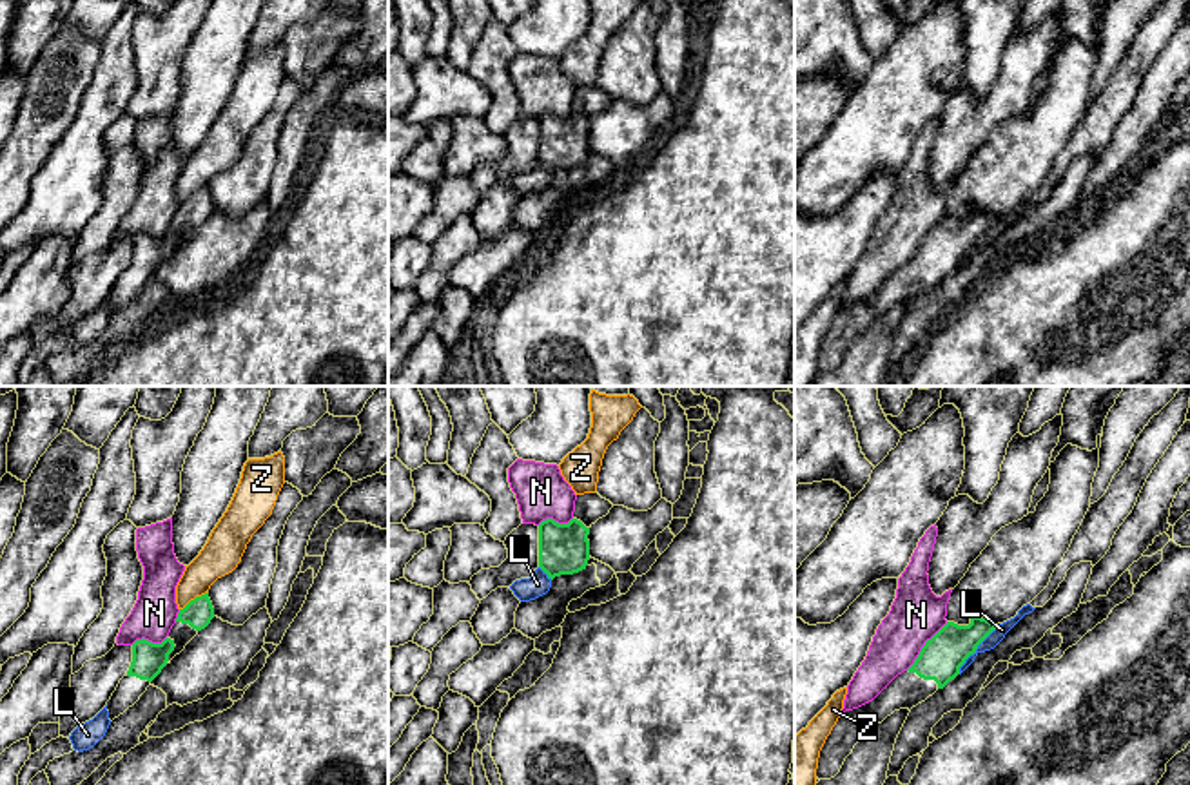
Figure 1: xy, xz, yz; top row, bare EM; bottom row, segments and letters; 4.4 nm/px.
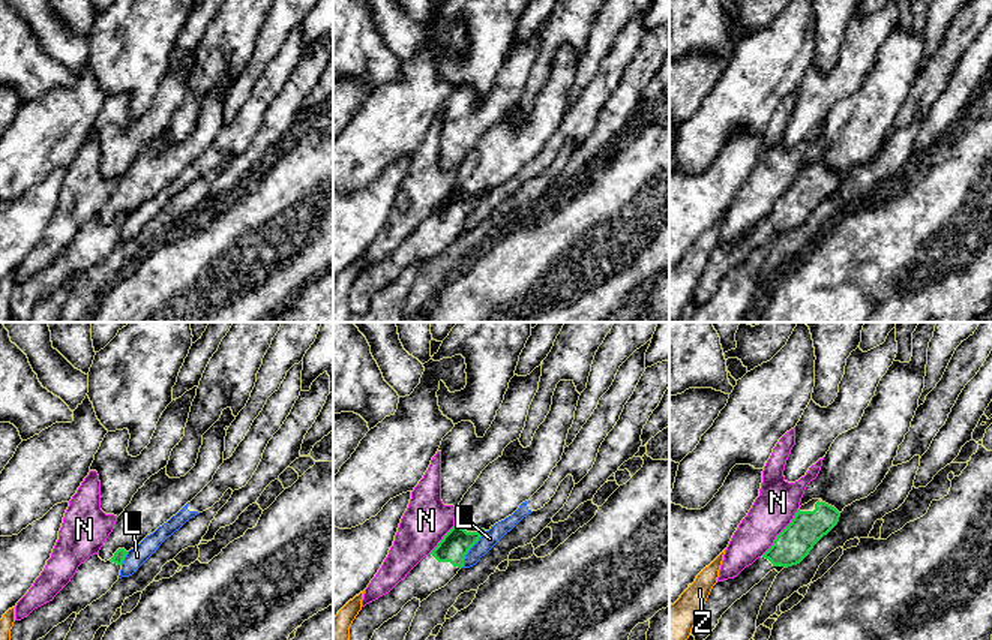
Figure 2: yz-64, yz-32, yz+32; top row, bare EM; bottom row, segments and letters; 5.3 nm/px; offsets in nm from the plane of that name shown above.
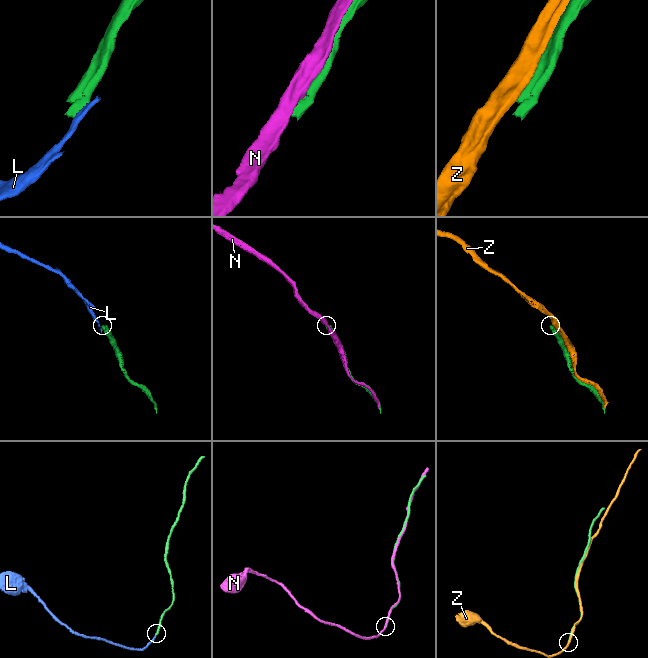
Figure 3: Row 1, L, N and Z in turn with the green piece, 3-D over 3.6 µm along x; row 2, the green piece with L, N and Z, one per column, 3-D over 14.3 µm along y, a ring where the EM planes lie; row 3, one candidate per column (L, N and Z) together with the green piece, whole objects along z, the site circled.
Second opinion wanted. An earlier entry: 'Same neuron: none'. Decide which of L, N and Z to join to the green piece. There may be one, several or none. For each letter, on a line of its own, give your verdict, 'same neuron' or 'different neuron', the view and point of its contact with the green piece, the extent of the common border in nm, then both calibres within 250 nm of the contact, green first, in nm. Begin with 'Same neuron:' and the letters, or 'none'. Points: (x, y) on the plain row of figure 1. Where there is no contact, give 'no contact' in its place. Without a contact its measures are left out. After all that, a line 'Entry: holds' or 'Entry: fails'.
Same neuron: none
L: different neuron | yz (976, 242) | 300 nm | 190/60 nm
N: different neuron | yz (924, 240) | 280 nm | 190/240 nm
Z: different neuron | xy (195, 193) | 150 nm | 130/170 nm
Entry: holds

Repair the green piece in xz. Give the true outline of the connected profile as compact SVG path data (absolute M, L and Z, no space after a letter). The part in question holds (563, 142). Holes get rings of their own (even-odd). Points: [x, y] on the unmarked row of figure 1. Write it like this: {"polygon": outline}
{"polygon": "M597 85L577 89L573 112L559 118L546 112L539 118L539 161L555 172L586 163L590 154L590 121L610 107L613 98Z"}

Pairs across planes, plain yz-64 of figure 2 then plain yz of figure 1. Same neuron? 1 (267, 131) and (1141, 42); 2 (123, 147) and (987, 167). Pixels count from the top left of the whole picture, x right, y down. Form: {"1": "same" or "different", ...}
{"1": "different", "2": "different"}

